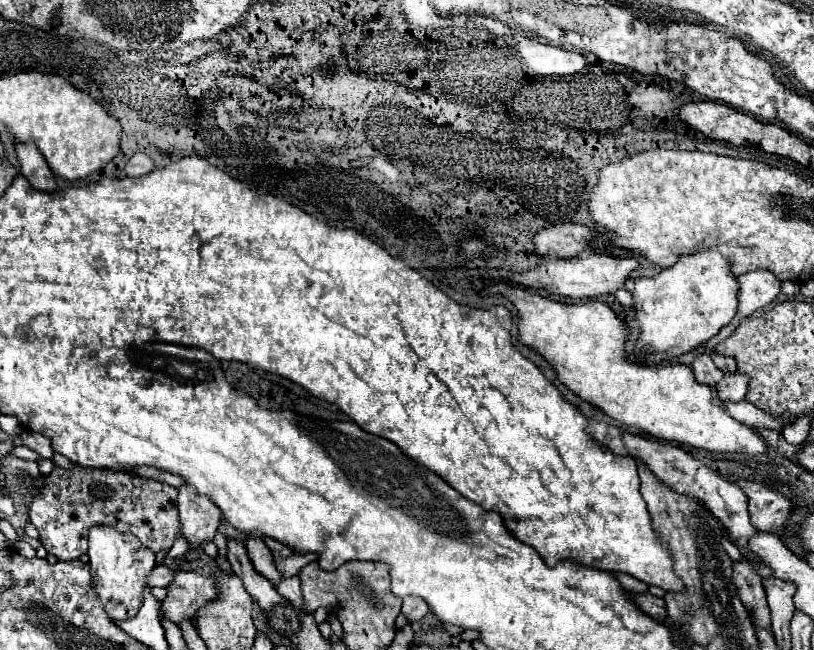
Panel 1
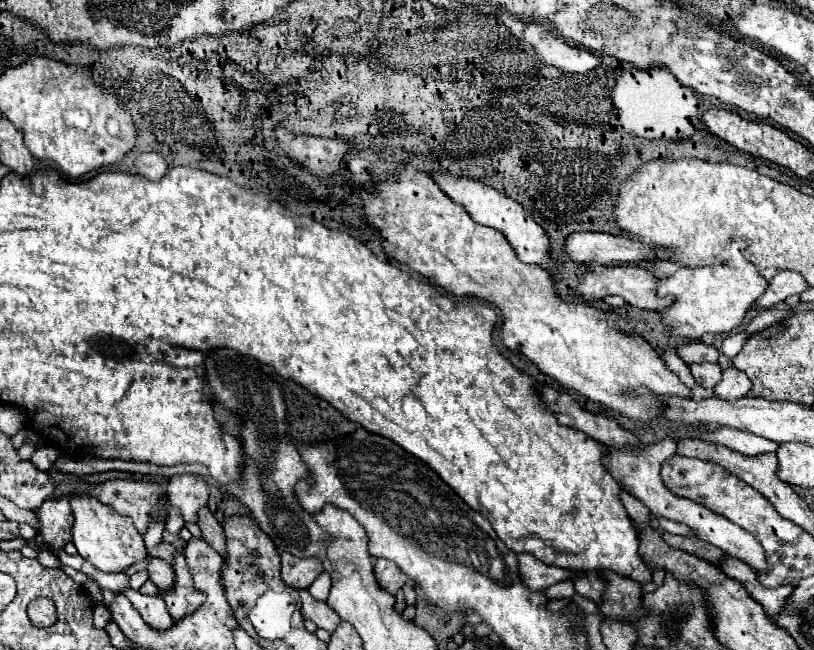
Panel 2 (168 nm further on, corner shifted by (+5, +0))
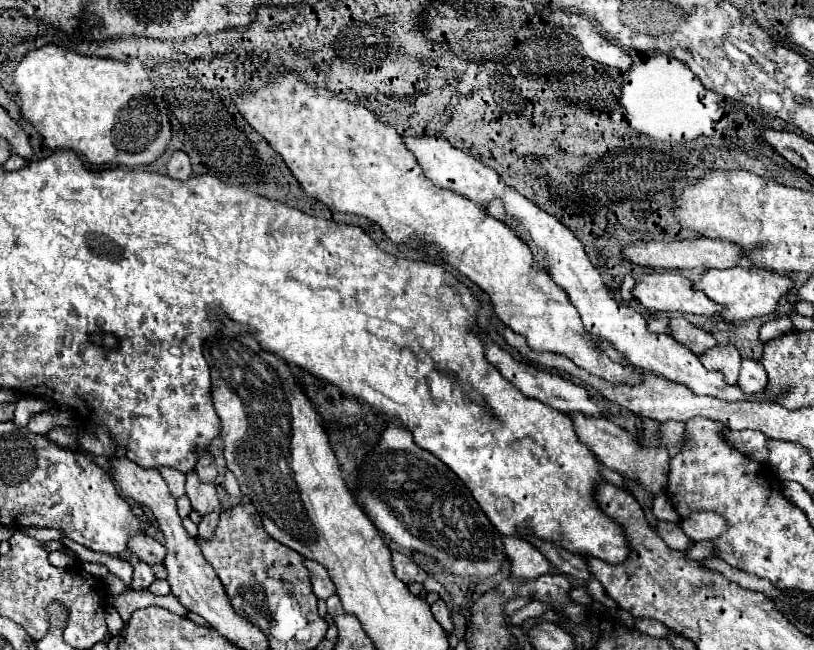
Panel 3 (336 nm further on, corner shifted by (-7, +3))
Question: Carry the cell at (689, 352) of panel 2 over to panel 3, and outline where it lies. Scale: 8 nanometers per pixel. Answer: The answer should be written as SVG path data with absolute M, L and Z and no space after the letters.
M684 317L670 319L668 327L672 331L670 337L674 337L678 343L682 343L684 347L688 347L694 355L702 355L708 347L714 347L716 345L716 339L710 333L694 327Z

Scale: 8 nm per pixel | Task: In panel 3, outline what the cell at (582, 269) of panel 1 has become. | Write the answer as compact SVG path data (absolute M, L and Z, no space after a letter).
M652 273L642 283L636 283L632 293L650 311L680 311L680 313L694 313L704 317L718 317L720 311L724 309L718 303L710 301L702 291L696 291L690 279L676 273Z

